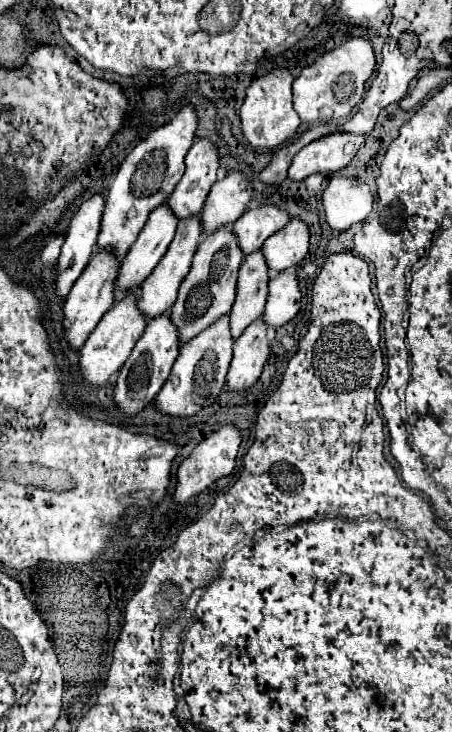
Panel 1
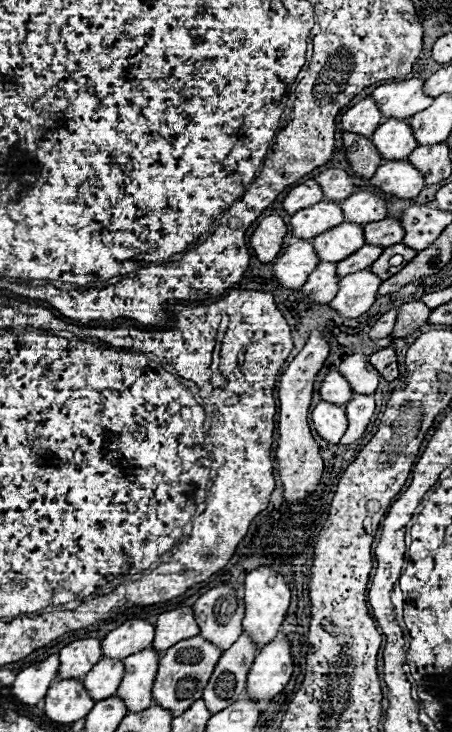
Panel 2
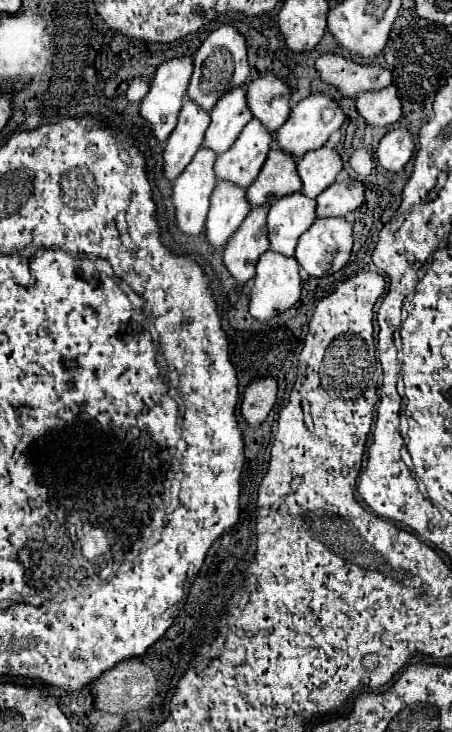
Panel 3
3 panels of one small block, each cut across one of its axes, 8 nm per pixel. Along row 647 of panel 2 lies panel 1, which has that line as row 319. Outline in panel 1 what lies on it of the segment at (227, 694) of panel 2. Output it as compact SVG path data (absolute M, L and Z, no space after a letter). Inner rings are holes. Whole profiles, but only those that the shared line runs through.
M262 250L250 252L240 266L238 294L230 310L230 330L234 338L238 338L250 322L262 316L268 298L268 282L270 268Z

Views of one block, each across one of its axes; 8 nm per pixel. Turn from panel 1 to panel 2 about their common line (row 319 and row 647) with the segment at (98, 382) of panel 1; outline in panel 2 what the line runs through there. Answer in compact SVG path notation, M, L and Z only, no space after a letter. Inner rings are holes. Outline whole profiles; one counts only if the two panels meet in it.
M132 618L114 628L102 640L102 654L108 658L122 660L132 652L140 652L148 648L154 640L154 626L148 620Z

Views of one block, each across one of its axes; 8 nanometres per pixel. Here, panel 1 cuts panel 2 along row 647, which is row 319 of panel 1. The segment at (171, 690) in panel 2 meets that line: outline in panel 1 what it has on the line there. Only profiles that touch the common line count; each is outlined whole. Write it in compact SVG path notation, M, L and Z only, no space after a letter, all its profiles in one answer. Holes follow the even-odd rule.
M222 226L220 230L204 236L204 240L198 246L198 252L194 256L190 274L184 278L180 290L178 290L178 300L170 310L172 322L180 326L180 338L182 344L188 338L194 338L200 334L200 330L208 328L208 324L214 322L214 318L220 318L222 314L228 314L232 308L232 302L236 298L238 290L238 270L242 264L242 248L236 242L234 230L230 226Z

